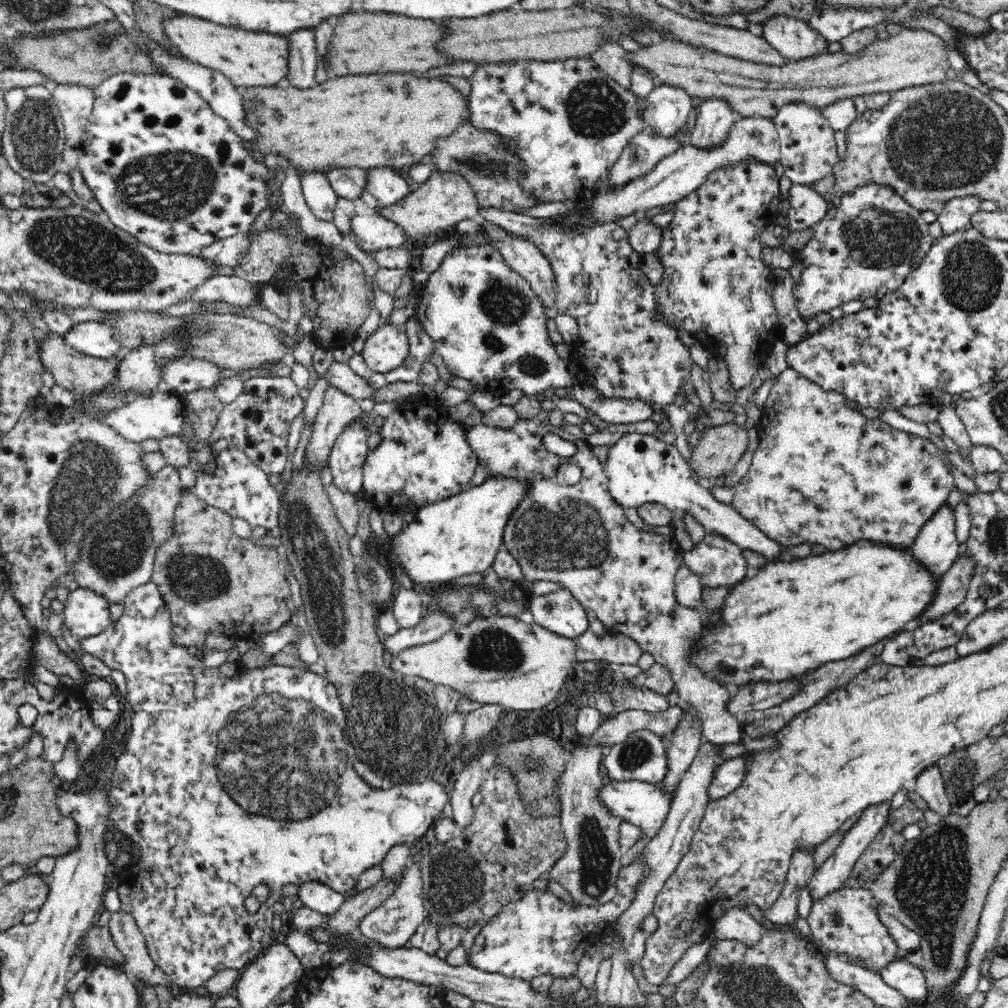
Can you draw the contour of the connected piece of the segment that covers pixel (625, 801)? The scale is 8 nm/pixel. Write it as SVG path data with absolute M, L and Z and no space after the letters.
M640 780L627 781L606 781L600 788L600 803L617 818L622 818L633 826L639 827L643 836L635 843L634 846L626 848L622 854L622 866L627 867L636 859L635 857L643 852L646 844L650 842L662 827L664 820L667 818L673 796L670 793L664 793L658 784L650 784Z

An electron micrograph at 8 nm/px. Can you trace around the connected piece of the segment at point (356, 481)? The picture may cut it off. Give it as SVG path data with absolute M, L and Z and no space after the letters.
M355 419L342 430L331 448L330 470L333 483L344 492L356 494L363 487L363 472L368 450L368 437L372 432Z

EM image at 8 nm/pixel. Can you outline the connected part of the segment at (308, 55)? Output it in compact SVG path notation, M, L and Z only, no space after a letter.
M314 26L298 28L285 36L288 45L288 84L300 90L316 86L316 64L319 54L316 48Z

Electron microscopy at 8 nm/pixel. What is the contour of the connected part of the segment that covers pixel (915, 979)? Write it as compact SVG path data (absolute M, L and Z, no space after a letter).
M892 961L878 972L888 986L900 991L915 1004L924 1003L929 999L924 973L908 961Z

